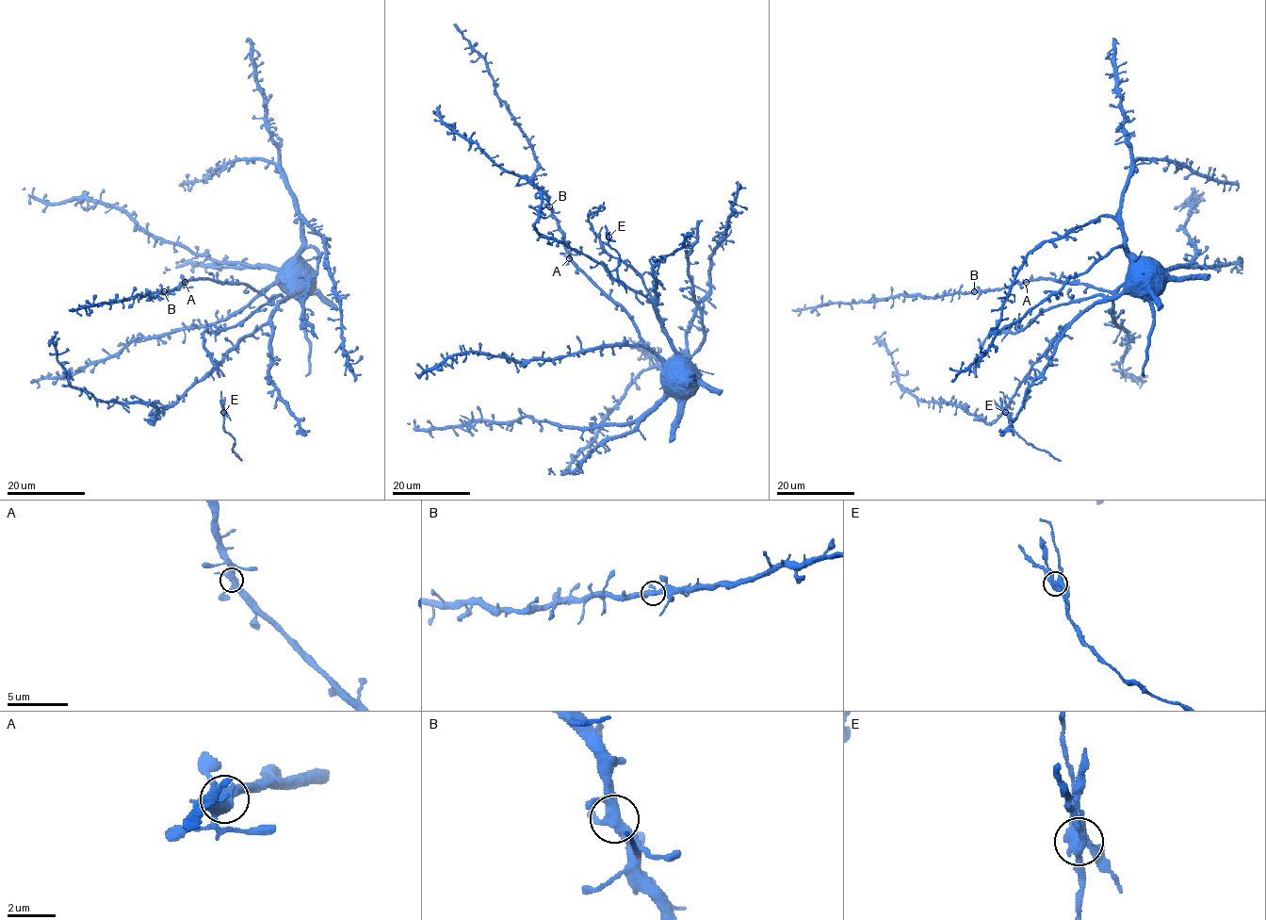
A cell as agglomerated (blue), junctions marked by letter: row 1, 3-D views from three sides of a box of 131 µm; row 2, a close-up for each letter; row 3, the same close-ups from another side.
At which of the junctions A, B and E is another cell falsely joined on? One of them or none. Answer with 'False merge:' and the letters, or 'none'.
False merge: E

